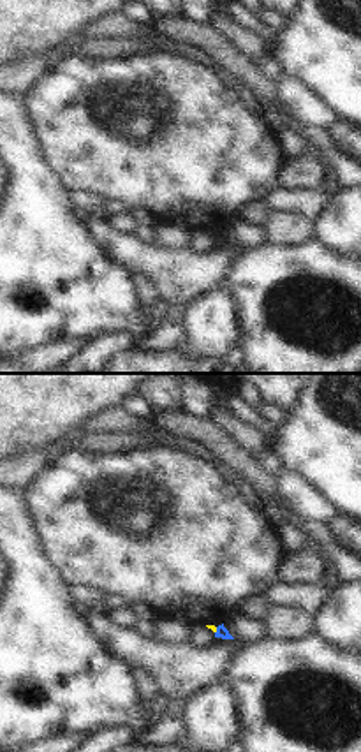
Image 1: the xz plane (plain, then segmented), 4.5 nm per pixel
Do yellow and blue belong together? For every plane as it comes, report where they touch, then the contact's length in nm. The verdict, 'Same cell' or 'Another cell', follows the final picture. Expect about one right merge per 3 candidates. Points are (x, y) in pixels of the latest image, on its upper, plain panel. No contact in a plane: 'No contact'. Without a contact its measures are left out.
Touches yellow at (215, 236). Shared border 30 nm

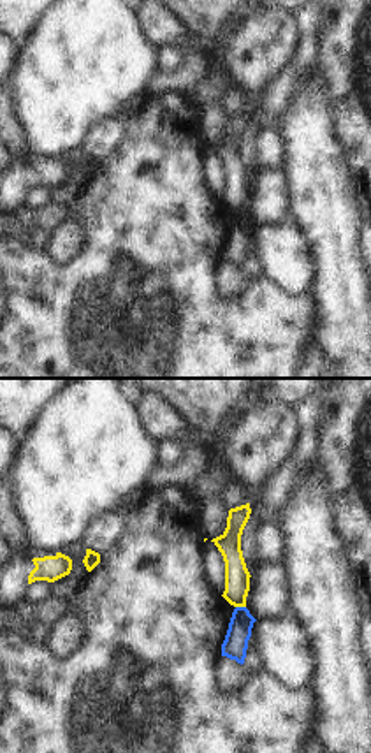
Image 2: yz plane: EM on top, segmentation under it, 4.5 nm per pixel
Touches yellow at (241, 212). Shared border 50 nm

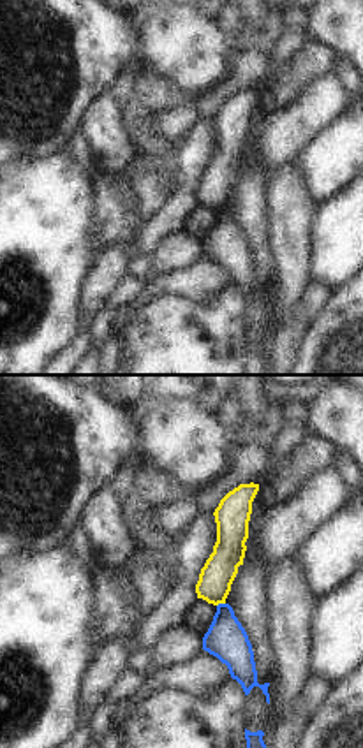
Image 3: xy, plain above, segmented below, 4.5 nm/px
Touches yellow at (221, 208). Shared border 40 nm

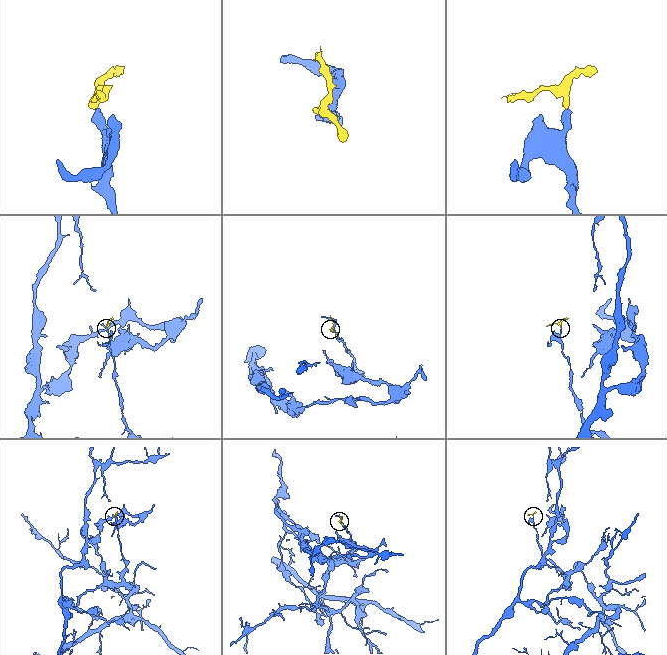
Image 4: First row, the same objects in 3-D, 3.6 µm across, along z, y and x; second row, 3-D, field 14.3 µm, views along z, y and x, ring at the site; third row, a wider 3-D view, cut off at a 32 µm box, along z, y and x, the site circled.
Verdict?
Another cell

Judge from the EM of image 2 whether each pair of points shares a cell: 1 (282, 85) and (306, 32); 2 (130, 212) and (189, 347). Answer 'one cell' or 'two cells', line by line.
1: one cell
2: one cell

